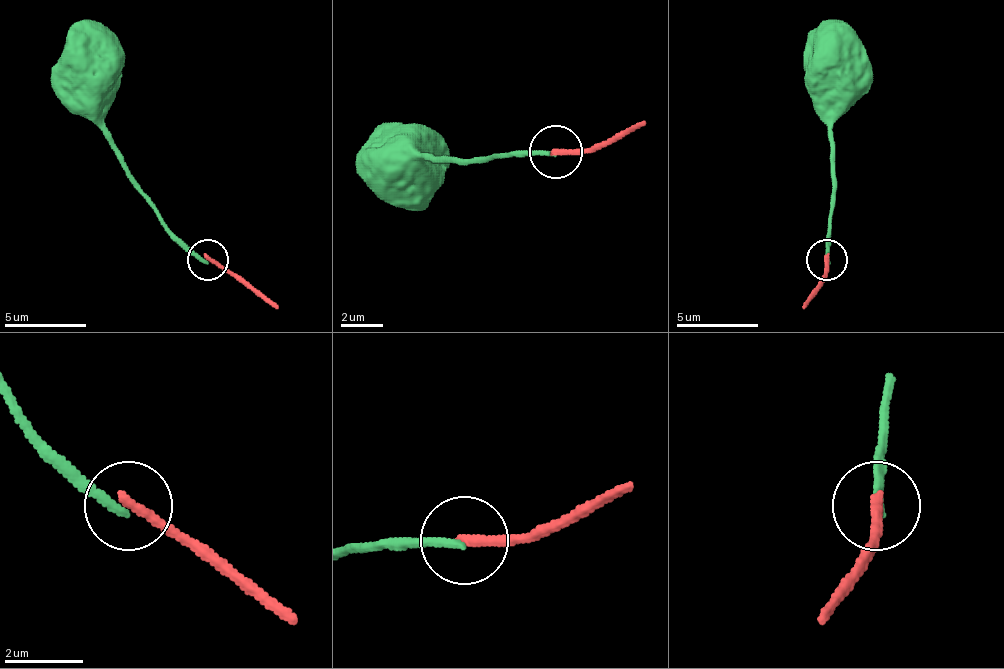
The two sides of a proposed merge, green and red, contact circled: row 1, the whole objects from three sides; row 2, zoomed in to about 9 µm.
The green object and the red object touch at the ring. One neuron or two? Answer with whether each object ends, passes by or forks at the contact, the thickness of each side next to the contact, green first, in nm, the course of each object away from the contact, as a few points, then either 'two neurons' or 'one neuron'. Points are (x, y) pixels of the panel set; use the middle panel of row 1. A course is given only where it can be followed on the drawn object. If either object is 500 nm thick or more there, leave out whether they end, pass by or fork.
green ends | red ends | 240/280 nm | green via (557, 153), (421, 158), (410, 163) | red via (557, 153), (614, 142), (646, 121) | two neurons

